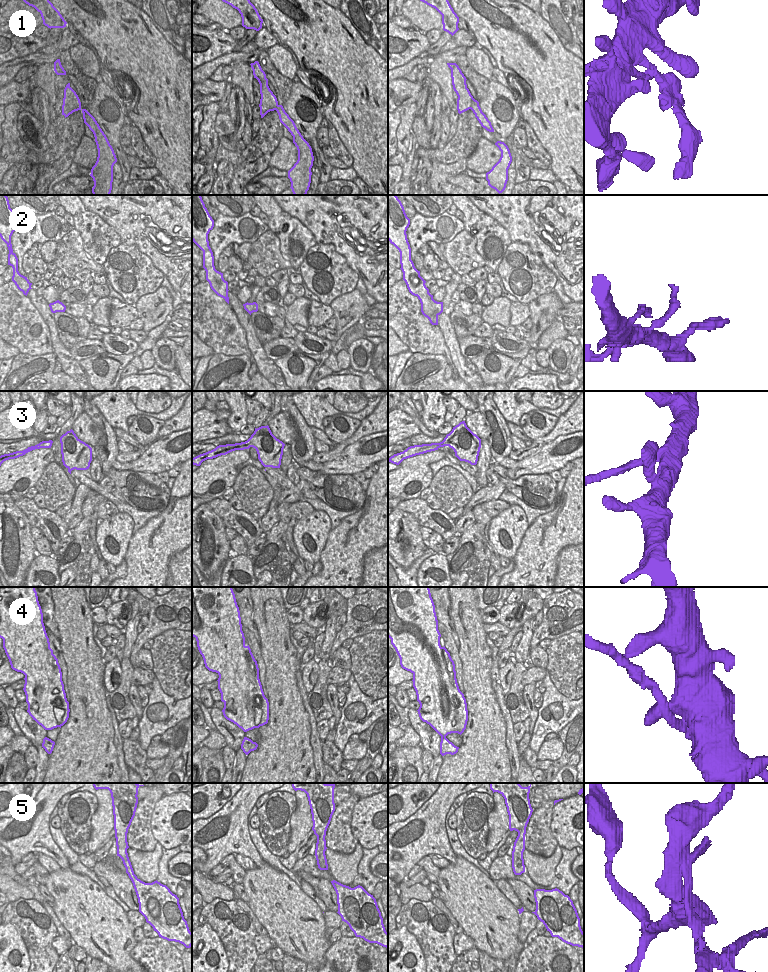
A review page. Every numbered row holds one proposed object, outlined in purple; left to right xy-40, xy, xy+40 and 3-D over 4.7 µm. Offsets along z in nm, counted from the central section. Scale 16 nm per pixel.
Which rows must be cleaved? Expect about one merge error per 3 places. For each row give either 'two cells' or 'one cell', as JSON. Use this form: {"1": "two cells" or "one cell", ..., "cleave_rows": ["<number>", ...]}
{"1": "two cells", "2": "one cell", "3": "one cell", "4": "two cells", "5": "two cells", "cleave_rows": ["1", "4", "5"]}

